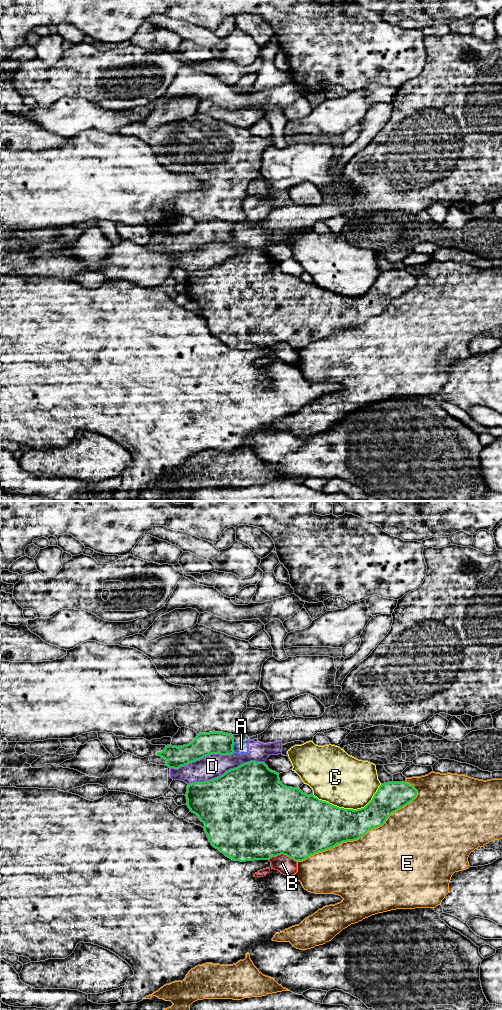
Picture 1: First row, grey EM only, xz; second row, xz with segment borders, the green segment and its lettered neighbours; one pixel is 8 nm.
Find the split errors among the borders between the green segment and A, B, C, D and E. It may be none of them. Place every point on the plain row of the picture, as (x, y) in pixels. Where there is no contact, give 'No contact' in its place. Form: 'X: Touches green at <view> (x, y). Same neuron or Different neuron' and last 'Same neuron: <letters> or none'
A: Touches green at xz (232, 236). Different neuron
B: Touches green at xz (282, 341). Different neuron
C: Touches green at xz (349, 297). Different neuron
D: Touches green at xz (226, 259). Different neuron
E: Touches green at xz (360, 324). Different neuron
Same neuron: none

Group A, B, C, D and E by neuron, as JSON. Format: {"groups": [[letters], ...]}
{"groups": [["A", "D"], ["B"], ["C"], ["E"]]}

